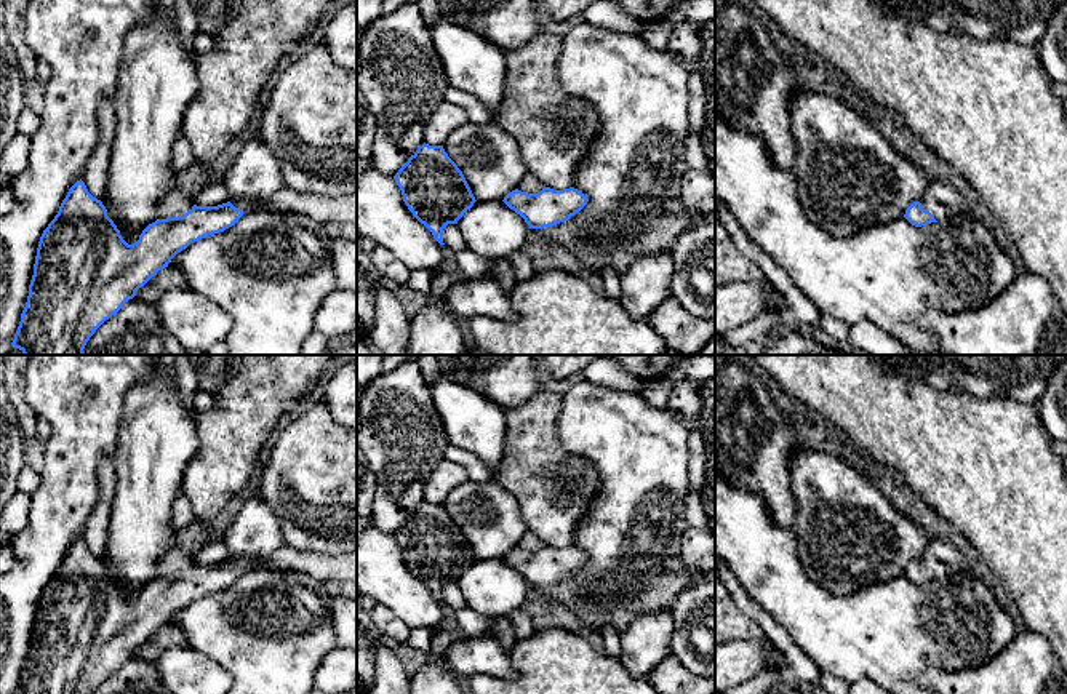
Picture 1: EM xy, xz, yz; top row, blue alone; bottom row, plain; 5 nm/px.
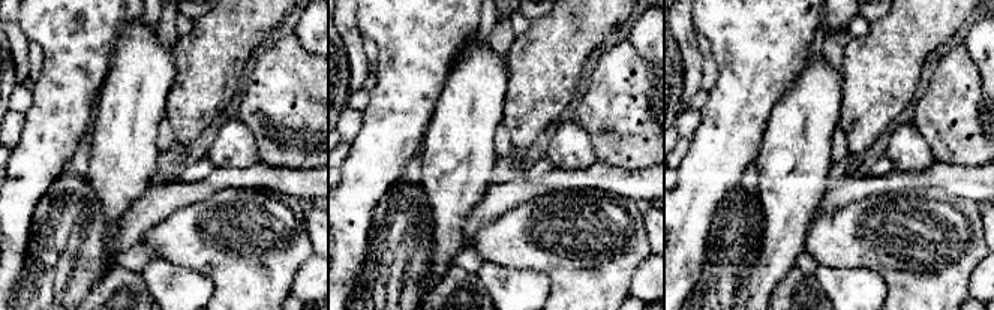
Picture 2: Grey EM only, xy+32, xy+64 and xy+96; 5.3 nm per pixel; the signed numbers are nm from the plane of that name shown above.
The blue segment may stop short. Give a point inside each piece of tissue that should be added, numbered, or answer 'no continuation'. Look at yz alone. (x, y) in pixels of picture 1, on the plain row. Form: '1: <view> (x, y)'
1: yz (943, 571)

